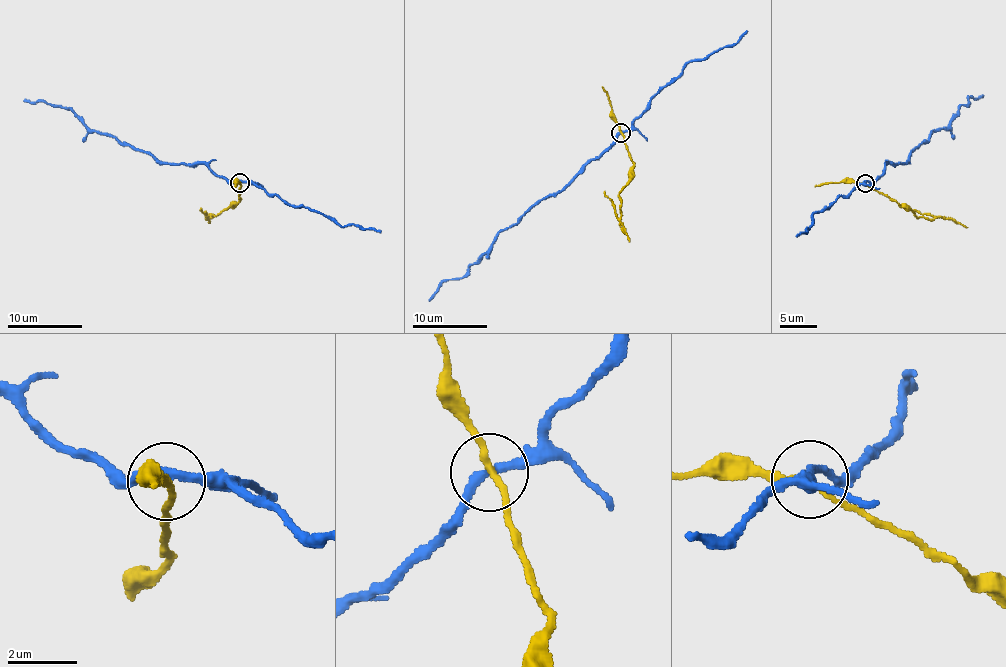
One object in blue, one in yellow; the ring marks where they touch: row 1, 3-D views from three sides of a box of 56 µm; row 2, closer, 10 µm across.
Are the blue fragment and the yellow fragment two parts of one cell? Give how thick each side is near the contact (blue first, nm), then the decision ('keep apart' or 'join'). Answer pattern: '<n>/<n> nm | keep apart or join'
240/170 nm | keep apart

